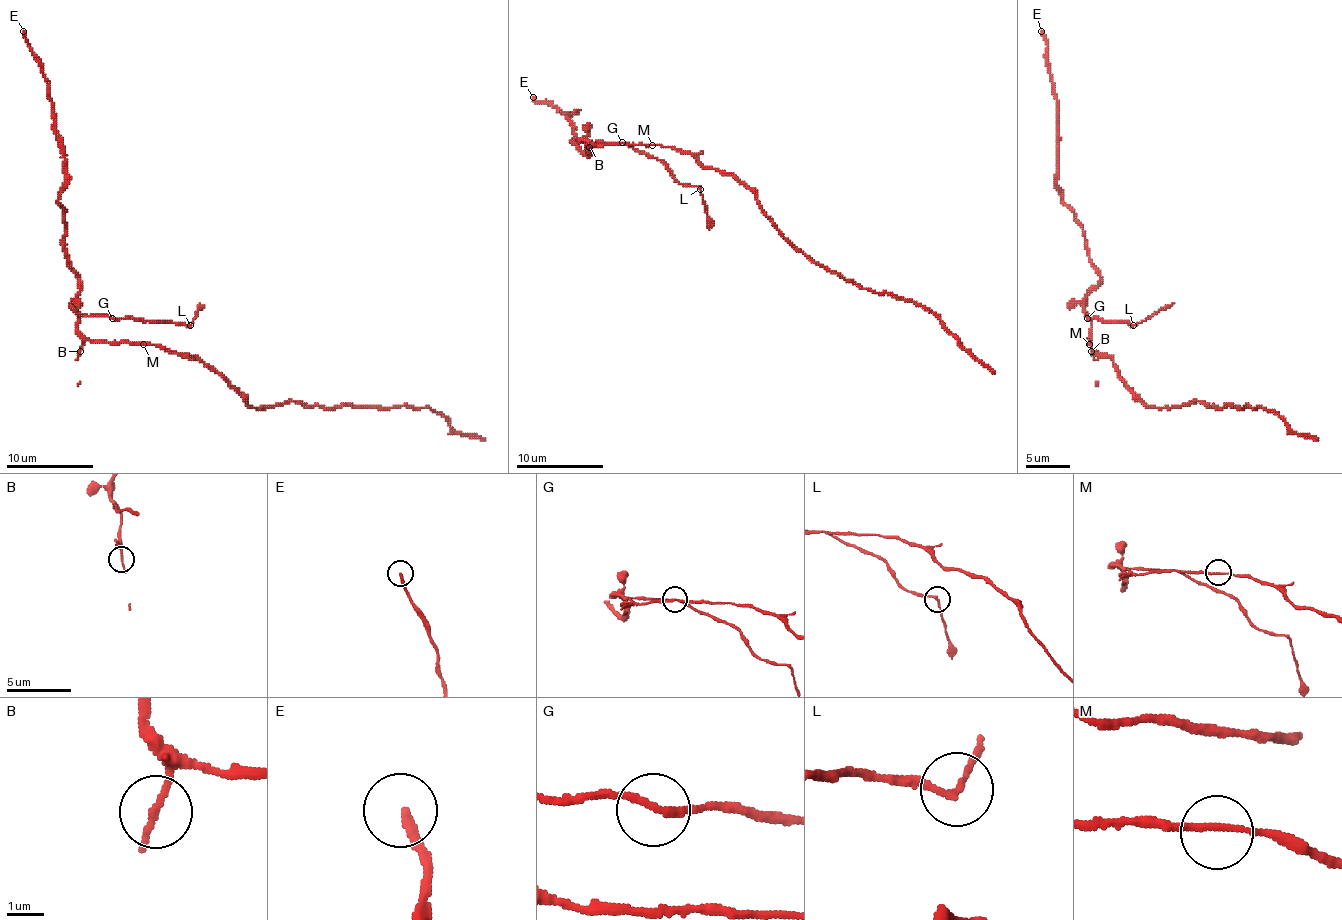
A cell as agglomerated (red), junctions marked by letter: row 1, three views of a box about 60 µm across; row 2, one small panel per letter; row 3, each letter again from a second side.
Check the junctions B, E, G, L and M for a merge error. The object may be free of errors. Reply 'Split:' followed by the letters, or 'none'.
Split: L

